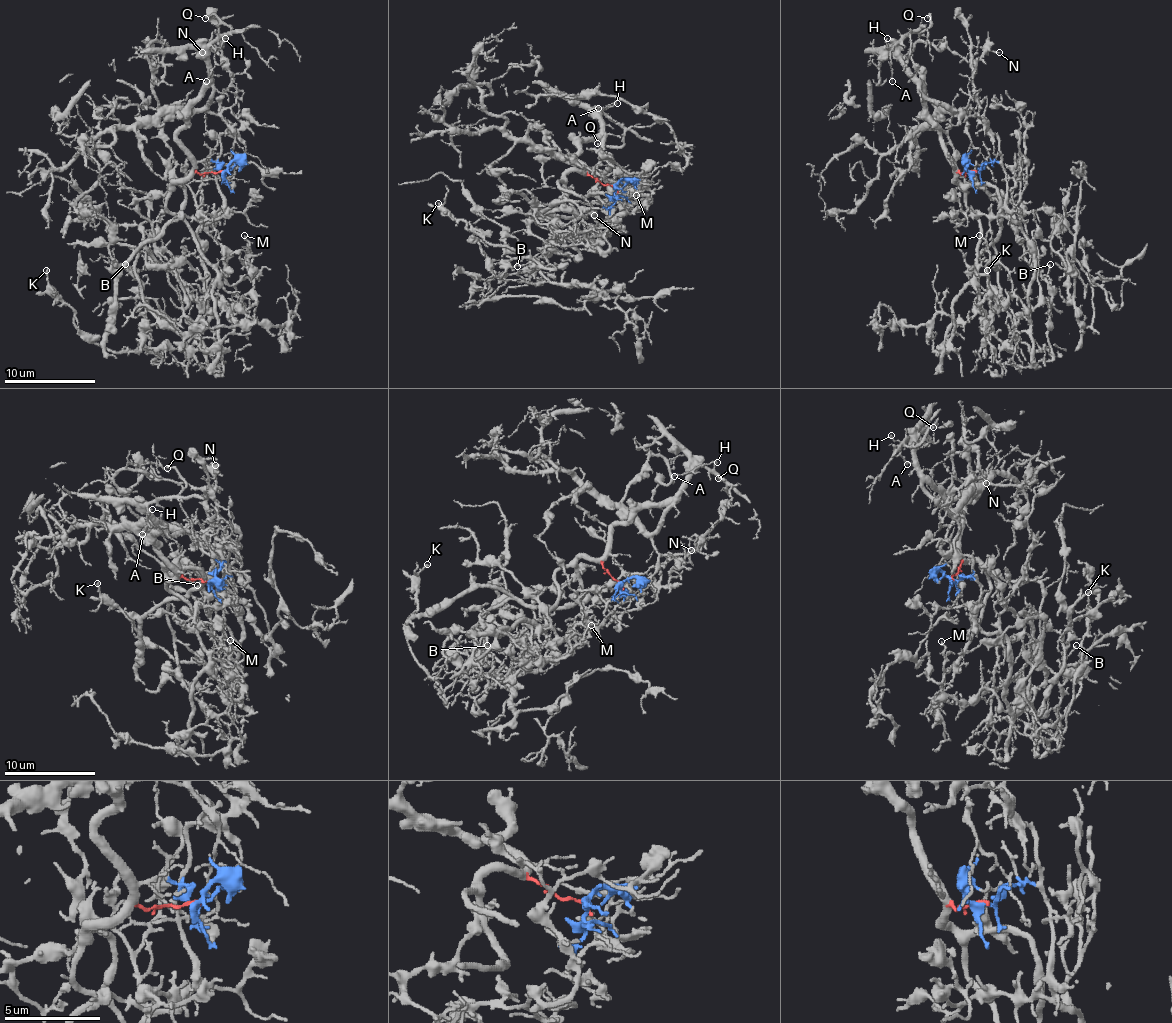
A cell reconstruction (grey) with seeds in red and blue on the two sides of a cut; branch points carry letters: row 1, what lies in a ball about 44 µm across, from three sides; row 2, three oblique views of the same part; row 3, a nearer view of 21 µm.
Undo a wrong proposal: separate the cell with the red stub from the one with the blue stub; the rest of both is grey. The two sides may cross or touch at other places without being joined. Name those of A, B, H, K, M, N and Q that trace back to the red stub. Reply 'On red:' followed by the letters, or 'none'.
On red: A, H, Q

